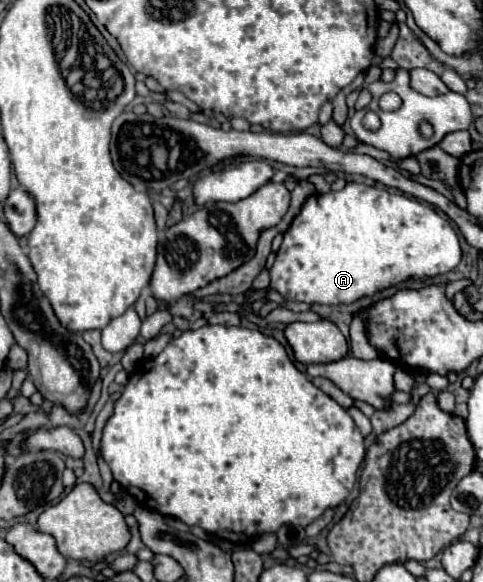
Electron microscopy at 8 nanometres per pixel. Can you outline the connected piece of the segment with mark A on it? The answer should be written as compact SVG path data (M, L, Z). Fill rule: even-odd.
M347 183L341 191L327 195L311 195L283 235L281 249L271 267L269 289L281 293L287 301L341 305L355 303L361 297L373 297L393 285L415 279L425 281L453 271L461 261L459 239L449 225L431 205L409 199L401 193L369 187L361 183Z

